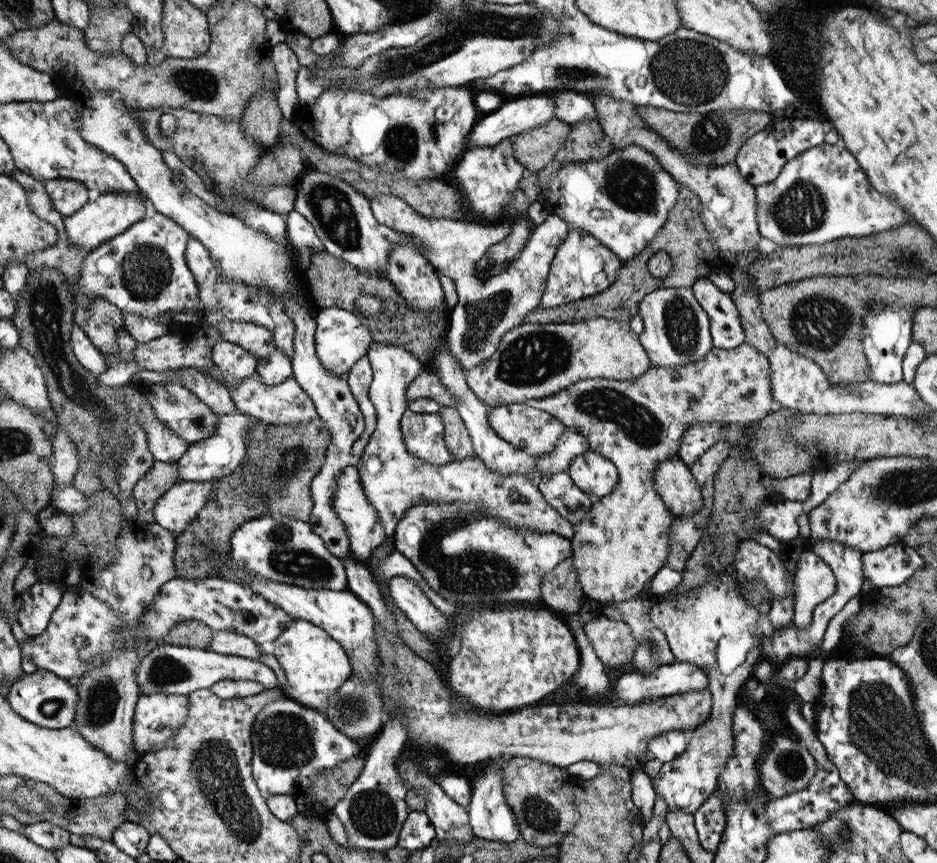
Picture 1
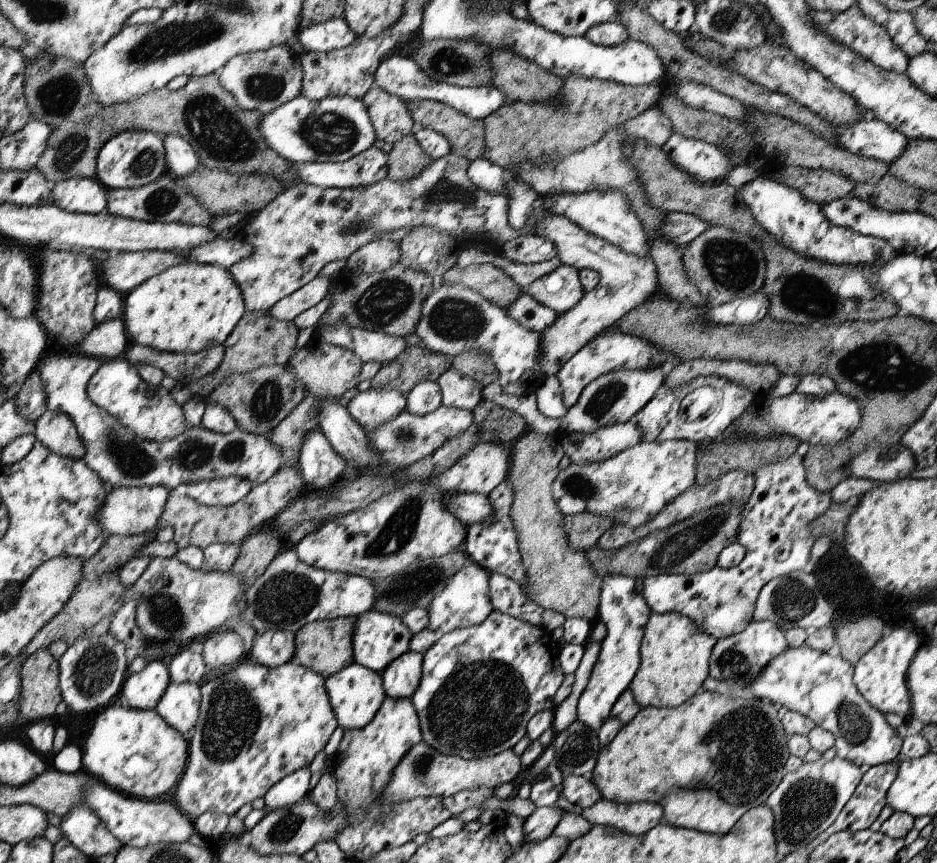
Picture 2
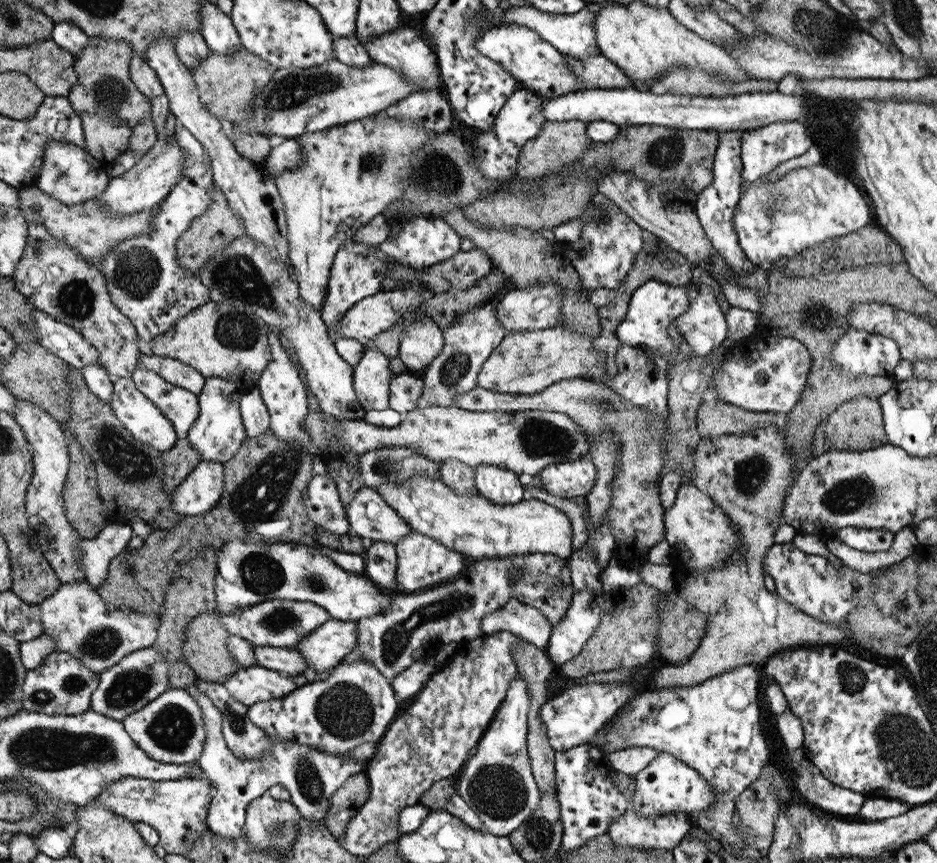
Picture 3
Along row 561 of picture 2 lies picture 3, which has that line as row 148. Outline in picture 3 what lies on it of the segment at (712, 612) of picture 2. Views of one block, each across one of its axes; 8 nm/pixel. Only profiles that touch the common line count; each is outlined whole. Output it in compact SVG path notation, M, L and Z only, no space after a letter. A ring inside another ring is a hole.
M794 119L746 130L742 134L742 180L753 183L763 179L781 162L803 156L812 146L811 137L806 133L806 122Z

